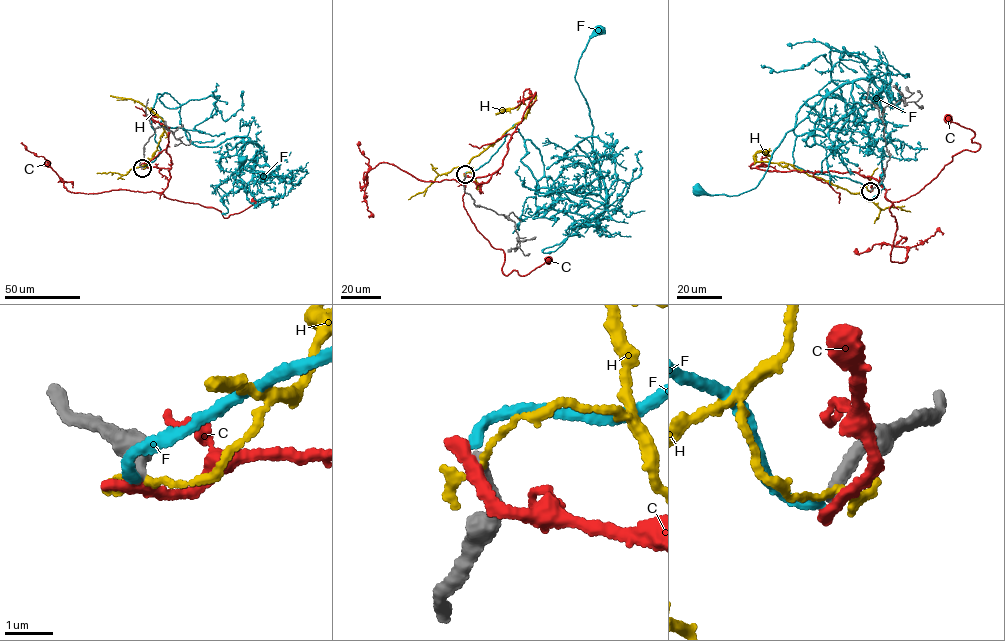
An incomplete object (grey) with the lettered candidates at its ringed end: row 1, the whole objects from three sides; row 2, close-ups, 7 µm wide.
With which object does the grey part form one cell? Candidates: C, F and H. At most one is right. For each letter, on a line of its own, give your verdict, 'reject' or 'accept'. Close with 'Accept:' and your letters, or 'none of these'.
C: reject
F: accept
H: reject
Accept: F

